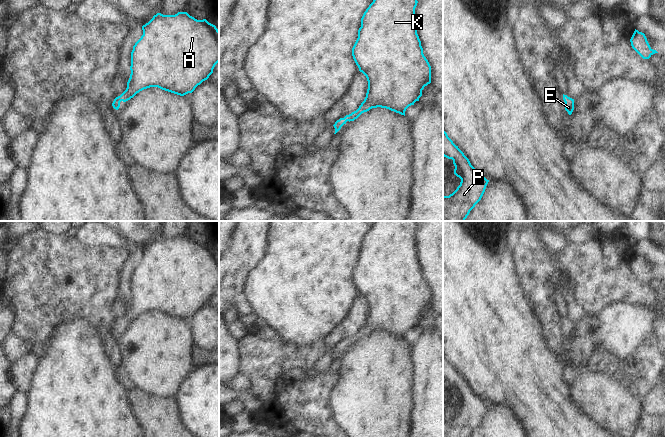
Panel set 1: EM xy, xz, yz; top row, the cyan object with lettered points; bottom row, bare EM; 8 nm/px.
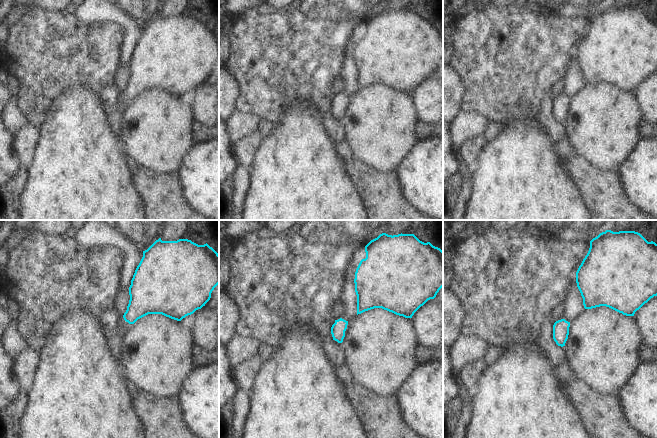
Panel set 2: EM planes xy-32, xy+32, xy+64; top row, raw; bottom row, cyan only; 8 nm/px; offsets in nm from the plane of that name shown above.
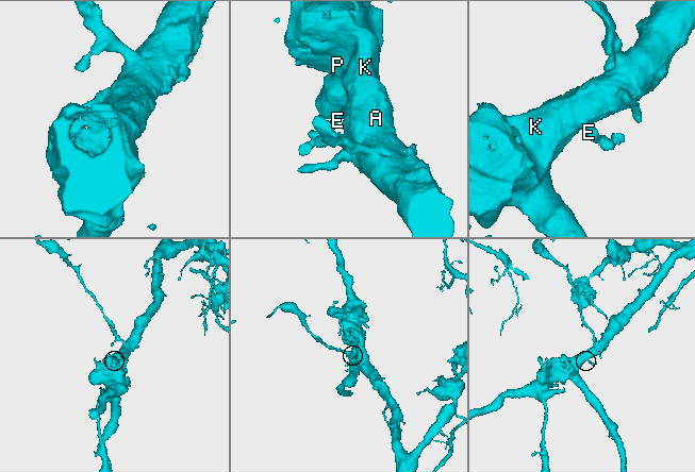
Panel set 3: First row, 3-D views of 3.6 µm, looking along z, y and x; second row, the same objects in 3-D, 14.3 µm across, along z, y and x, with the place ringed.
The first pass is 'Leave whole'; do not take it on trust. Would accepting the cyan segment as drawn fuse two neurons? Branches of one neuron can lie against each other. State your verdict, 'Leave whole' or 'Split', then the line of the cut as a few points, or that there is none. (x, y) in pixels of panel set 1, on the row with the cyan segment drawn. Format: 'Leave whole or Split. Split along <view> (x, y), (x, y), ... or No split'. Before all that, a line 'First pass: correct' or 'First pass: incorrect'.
First pass: correct
Leave whole. No split

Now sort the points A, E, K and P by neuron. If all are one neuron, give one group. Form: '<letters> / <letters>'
A E K P

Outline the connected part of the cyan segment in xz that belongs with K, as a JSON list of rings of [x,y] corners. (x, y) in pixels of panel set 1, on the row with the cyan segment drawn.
[[[373,0],[361,18],[358,38],[352,48],[352,56],[368,81],[368,89],[364,101],[359,108],[333,125],[336,134],[347,121],[354,121],[362,113],[372,108],[386,108],[405,116],[406,109],[414,105],[422,96],[422,90],[431,83],[431,66],[423,54],[421,41],[417,34],[415,8],[417,0]]]

